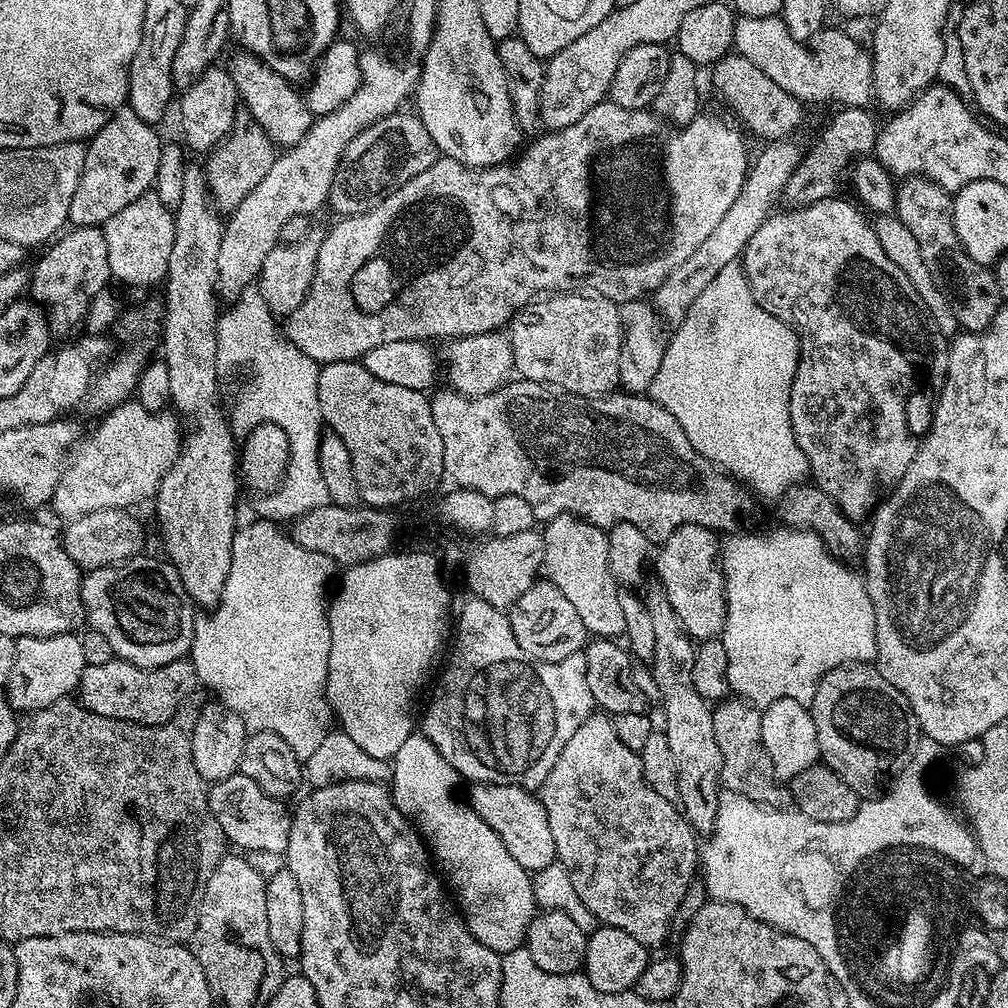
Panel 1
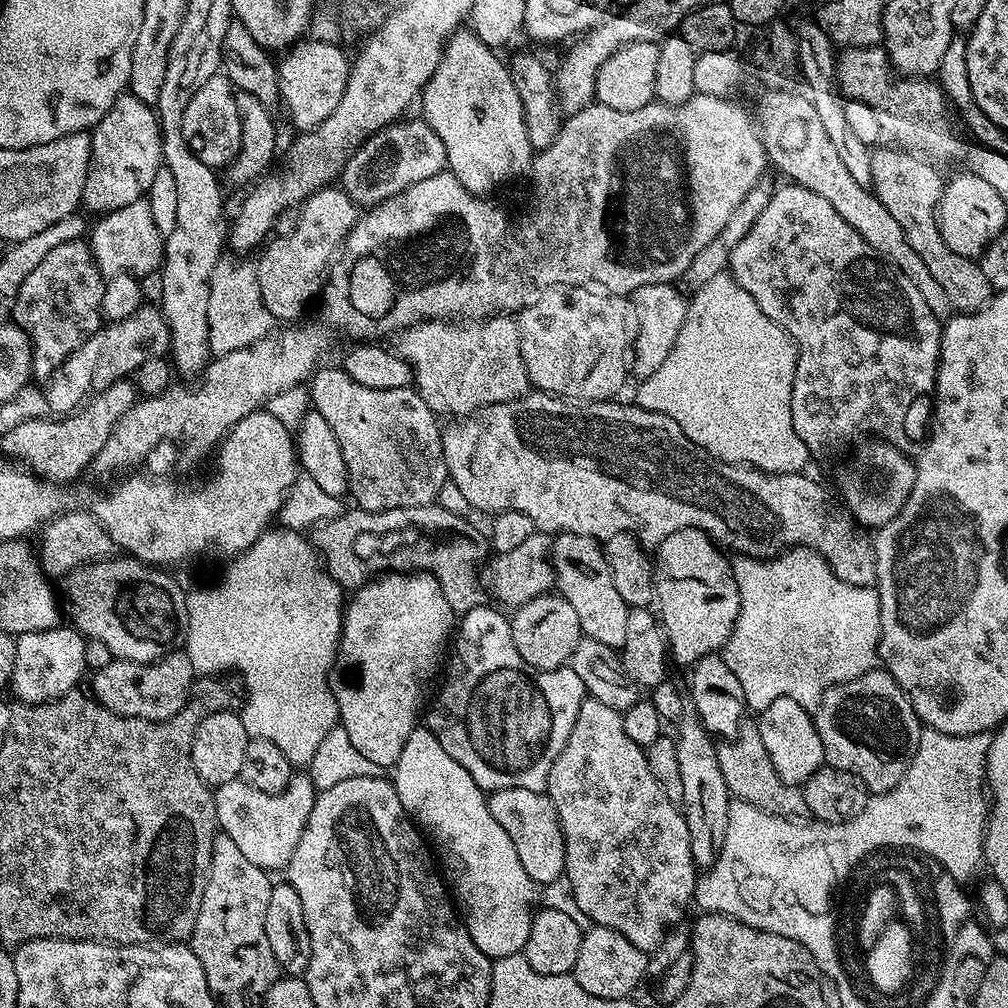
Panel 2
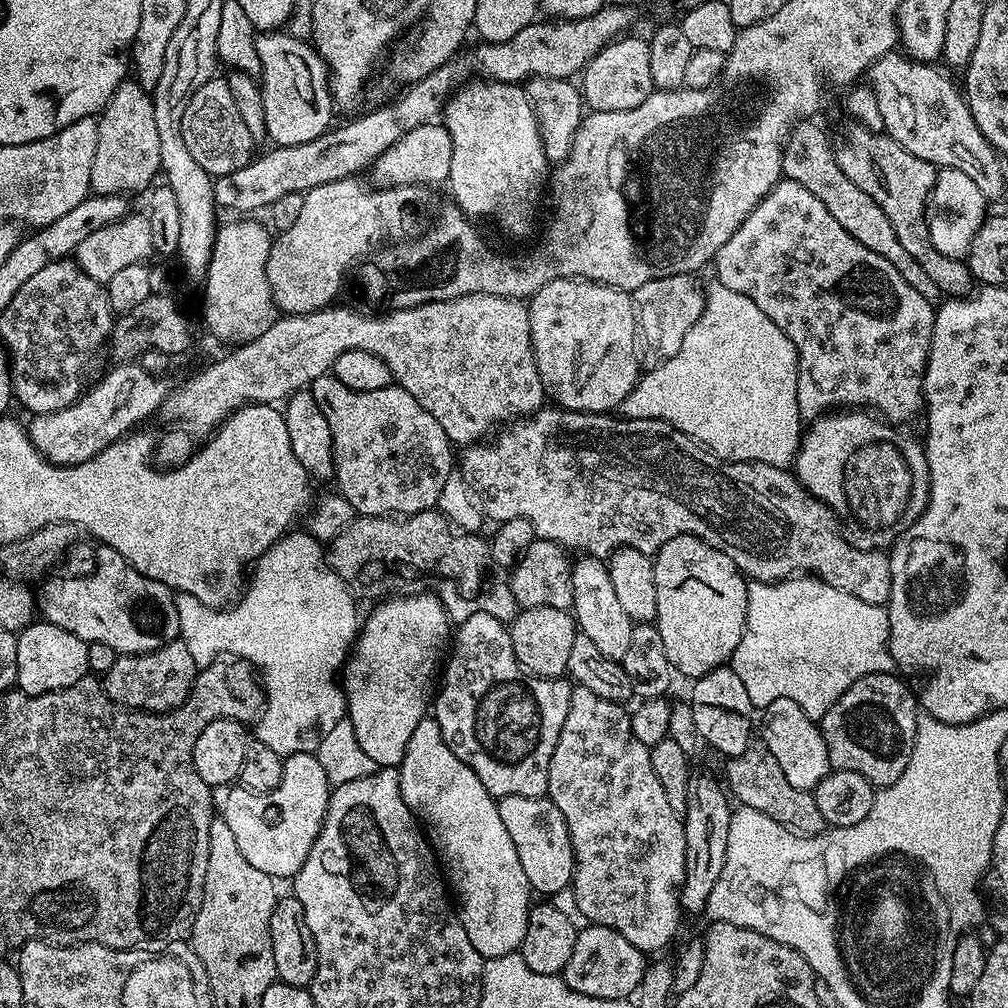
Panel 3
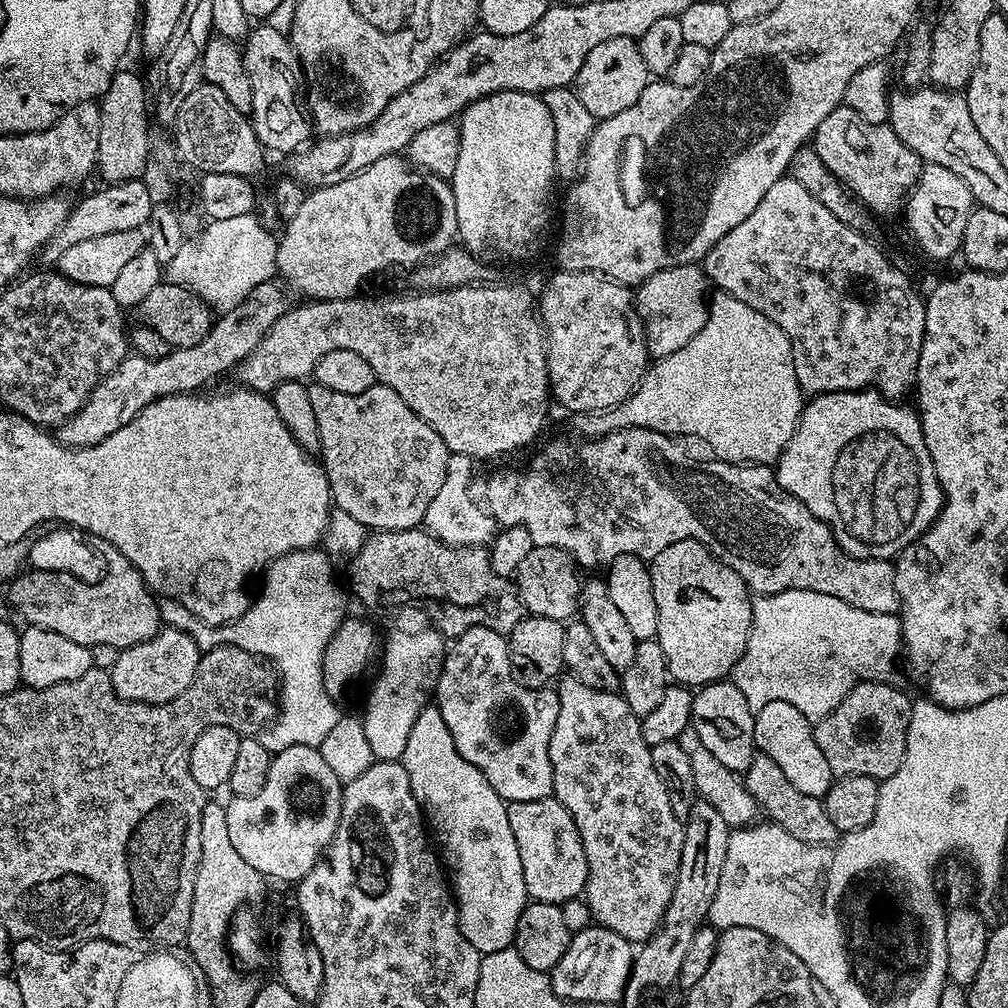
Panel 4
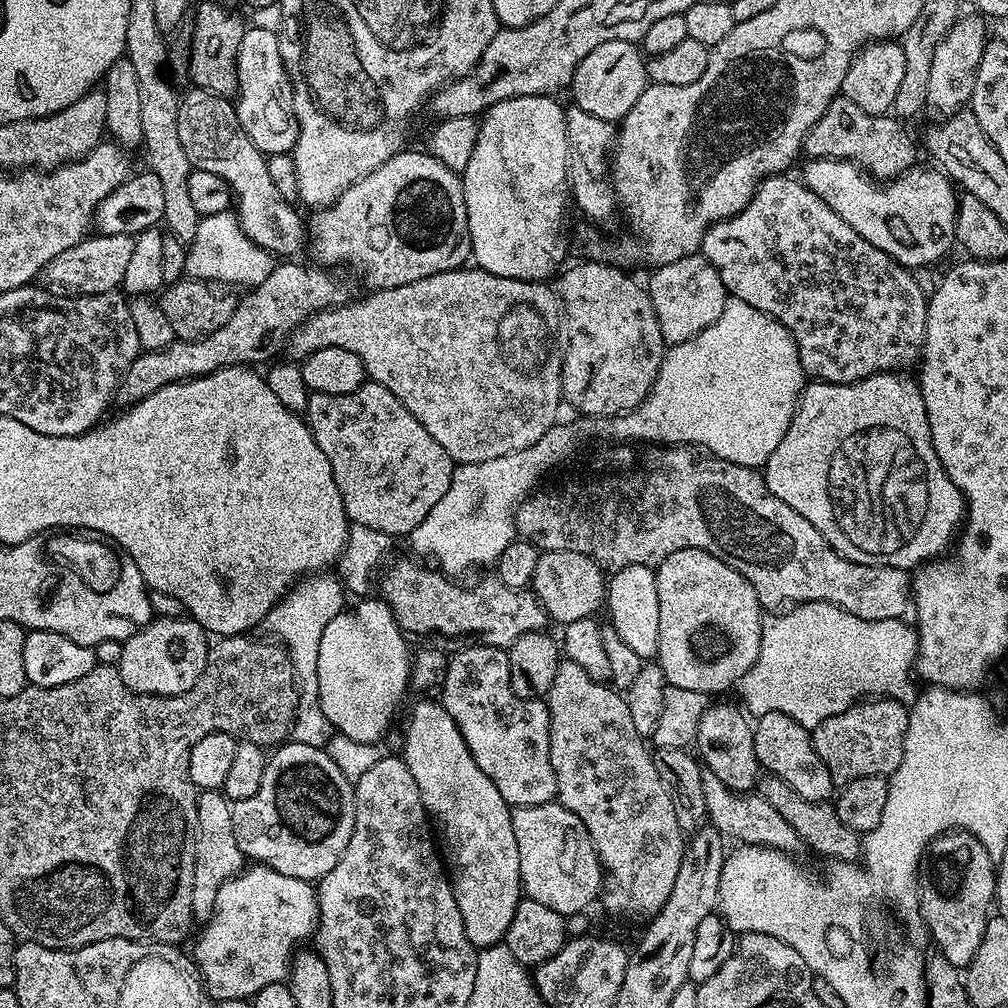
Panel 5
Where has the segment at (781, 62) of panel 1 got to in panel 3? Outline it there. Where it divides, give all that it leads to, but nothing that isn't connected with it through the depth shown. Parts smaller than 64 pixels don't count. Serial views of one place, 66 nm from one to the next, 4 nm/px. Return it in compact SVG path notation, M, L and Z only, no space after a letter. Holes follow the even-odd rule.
M896 50L882 54L882 58L869 65L866 84L878 100L884 132L910 150L910 154L935 164L937 169L953 168L970 174L985 200L995 202L1004 192L1001 157L978 130L963 91L952 85L947 71L939 72L936 67L935 63L917 62Z

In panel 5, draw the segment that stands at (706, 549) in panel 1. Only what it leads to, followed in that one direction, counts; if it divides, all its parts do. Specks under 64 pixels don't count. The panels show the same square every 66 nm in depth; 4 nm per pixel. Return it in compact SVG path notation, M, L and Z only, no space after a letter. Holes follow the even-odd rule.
M697 548L674 550L674 554L667 556L661 564L655 565L654 571L658 582L658 663L664 672L665 681L674 688L698 690L705 694L724 692L727 688L735 689L739 685L740 679L746 674L746 670L750 670L750 666L754 666L754 662L758 658L758 650L762 646L762 626L765 617L762 615L754 586L750 586L750 582L746 582L746 578L742 578L742 574L738 574L738 570L726 566L726 562L714 558L714 554Z

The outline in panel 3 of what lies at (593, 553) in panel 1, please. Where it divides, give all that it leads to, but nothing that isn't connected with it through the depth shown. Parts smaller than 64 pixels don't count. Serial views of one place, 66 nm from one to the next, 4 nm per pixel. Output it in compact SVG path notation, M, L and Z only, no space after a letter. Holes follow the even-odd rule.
M584 556L572 564L572 607L570 609L579 635L590 638L602 654L611 660L623 661L626 650L630 650L630 634L634 622L630 614L620 605L619 599L610 582L608 565L596 556Z

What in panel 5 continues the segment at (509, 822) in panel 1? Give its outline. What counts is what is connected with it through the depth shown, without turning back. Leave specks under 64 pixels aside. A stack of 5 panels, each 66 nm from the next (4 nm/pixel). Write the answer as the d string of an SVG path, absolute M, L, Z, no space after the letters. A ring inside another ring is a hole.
M558 802L512 808L514 842L518 842L518 866L522 892L527 899L550 906L559 916L583 912L592 899L599 897L604 869L594 850L594 842L582 826L582 818Z

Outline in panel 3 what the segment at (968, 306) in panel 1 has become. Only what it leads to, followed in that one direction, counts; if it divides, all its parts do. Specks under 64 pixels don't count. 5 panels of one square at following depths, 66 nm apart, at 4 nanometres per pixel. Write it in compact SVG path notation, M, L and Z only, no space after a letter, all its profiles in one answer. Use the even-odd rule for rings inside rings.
M855 122L849 125L844 132L845 140L834 148L842 174L846 174L846 178L850 178L858 190L866 190L866 194L870 194L870 198L882 206L886 218L890 218L890 226L894 226L894 234L898 234L898 242L902 242L904 249L918 261L918 266L926 270L928 277L940 287L945 297L963 298L969 295L973 291L974 281L967 263L934 250L934 242L930 242L926 213L928 195L936 181L936 165L910 154L910 150L884 132L871 132Z

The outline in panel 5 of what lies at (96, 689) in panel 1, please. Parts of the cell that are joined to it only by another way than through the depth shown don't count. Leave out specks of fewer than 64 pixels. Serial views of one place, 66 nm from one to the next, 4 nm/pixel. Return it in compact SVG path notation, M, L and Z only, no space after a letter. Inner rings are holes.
M187 615L161 616L148 621L129 640L122 643L120 677L130 691L147 696L177 696L194 682L206 666L210 647L209 633Z

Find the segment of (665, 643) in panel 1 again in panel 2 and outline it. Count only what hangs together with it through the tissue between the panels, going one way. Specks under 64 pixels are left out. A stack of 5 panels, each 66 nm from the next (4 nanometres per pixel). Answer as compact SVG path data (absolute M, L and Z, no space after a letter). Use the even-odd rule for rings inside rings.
M692 714L685 715L674 729L678 771L682 774L682 811L686 830L690 830L690 850L697 869L707 870L722 850L730 793L726 786L726 778L722 778L722 766L718 766L718 744L712 733L707 732Z

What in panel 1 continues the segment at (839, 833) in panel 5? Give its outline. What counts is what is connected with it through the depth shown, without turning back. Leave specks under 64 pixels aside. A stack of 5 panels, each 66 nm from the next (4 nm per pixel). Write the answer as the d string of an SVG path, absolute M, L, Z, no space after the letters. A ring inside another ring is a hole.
M725 698L712 708L714 738L718 738L718 750L722 750L721 785L742 798L764 804L768 808L787 809L793 803L791 791L774 774L774 762L762 746L761 709L743 698Z

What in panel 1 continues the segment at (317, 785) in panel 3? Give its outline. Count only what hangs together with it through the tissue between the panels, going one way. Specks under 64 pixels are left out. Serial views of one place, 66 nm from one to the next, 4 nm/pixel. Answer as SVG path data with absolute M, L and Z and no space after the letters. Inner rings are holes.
M237 774L211 785L208 789L208 805L214 814L214 818L218 818L218 826L224 832L225 841L229 845L237 844L240 847L237 849L248 854L253 854L252 852L287 853L290 826L292 825L289 809L284 809L285 805L281 801L275 800L273 796L267 796L256 783L250 782L250 778Z

